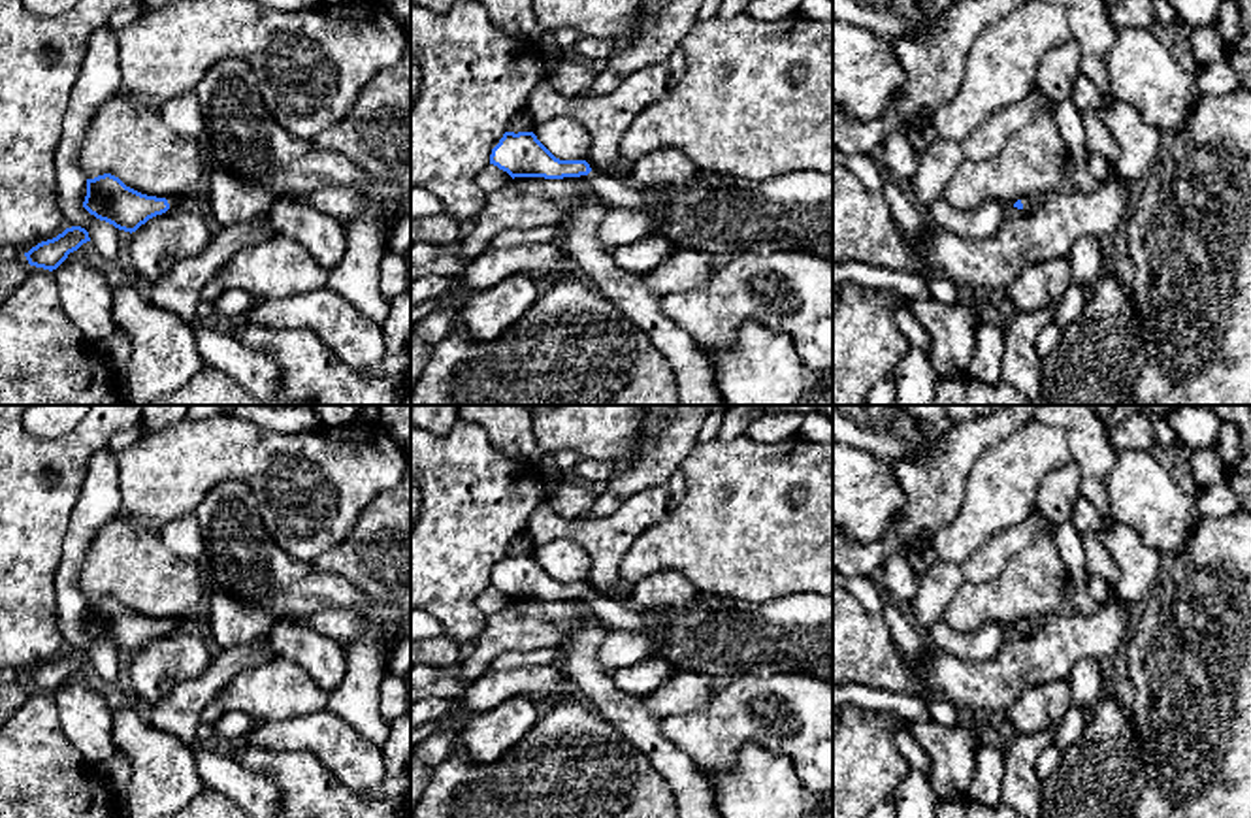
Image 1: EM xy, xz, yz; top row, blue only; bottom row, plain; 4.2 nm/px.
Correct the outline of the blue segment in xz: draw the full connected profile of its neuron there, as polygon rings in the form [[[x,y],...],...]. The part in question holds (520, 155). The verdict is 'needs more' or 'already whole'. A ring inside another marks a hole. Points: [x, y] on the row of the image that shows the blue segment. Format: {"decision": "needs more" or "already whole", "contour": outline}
{"decision": "already whole", "contour": [[[505,132],[492,149],[490,164],[514,177],[563,179],[592,172],[586,160],[556,158],[533,132]]]}

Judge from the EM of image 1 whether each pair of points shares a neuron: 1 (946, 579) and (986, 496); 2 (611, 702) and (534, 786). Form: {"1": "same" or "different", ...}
{"1": "different", "2": "different"}

